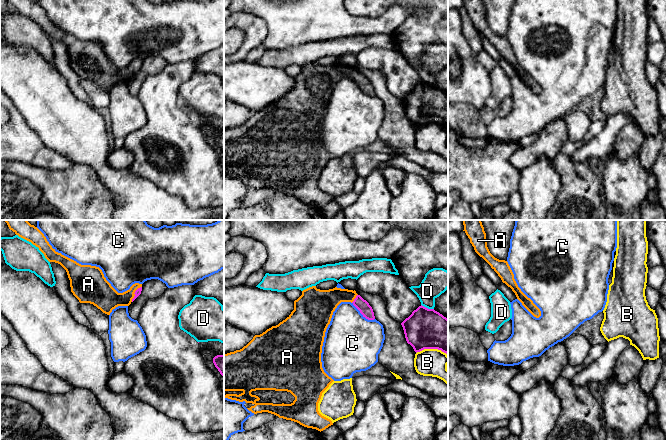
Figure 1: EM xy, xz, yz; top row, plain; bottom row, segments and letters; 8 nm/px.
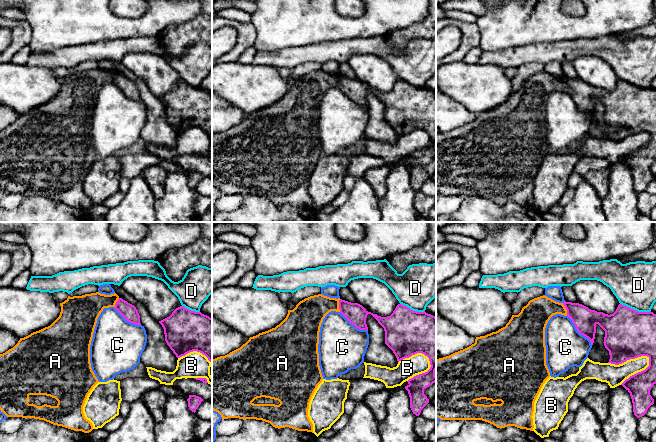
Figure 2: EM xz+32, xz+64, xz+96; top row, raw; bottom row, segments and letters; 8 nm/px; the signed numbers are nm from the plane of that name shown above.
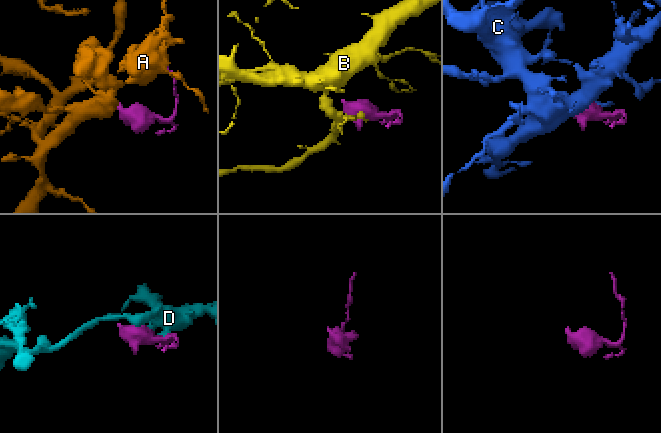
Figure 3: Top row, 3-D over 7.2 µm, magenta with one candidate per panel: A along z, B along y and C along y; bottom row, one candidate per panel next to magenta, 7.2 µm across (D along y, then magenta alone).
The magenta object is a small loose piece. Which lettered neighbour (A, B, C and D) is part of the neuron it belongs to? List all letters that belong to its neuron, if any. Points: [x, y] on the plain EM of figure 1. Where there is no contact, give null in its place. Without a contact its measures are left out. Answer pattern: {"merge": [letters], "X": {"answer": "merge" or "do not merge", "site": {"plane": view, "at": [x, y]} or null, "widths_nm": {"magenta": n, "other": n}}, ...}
{"merge": ["A"], "A": {"answer": "merge", "site": {"plane": "xy", "at": [134, 69]}, "widths_nm": {"magenta": 50, "other": 200}}, "B": {"answer": "do not merge", "site": {"plane": "xz", "at": [431, 124]}, "widths_nm": {"magenta": 320, "other": 220}}, "C": {"answer": "do not merge", "site": {"plane": "xz", "at": [362, 90]}, "widths_nm": {"magenta": 100, "other": 460}}, "D": {"answer": "do not merge", "site": {"plane": "xz", "at": [427, 84]}, "widths_nm": {"magenta": 320, "other": 200}}}

